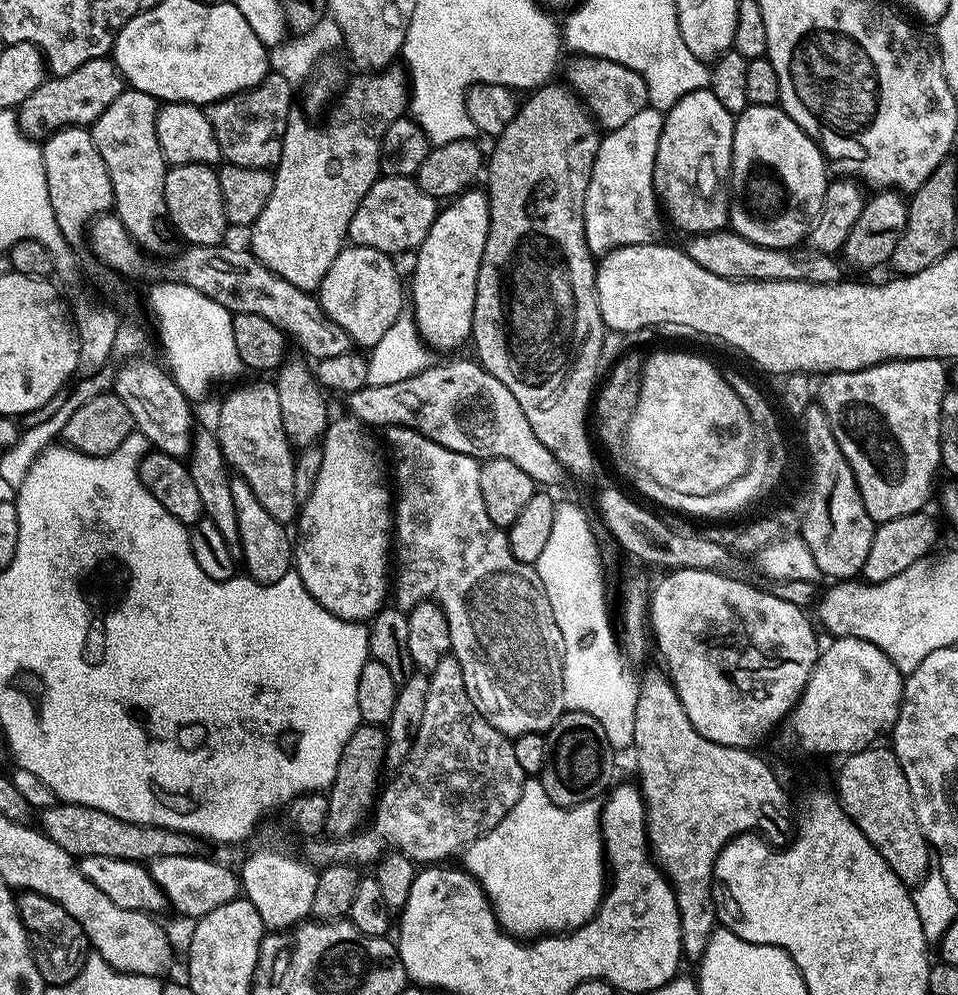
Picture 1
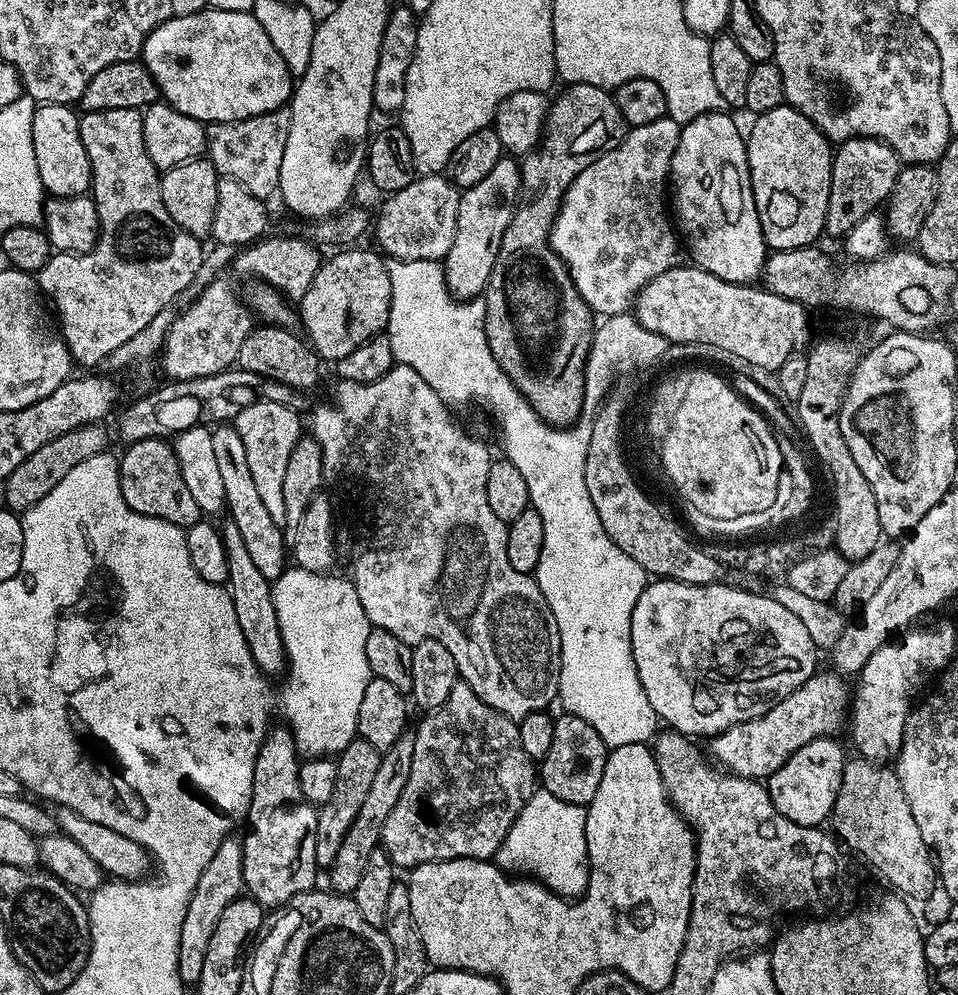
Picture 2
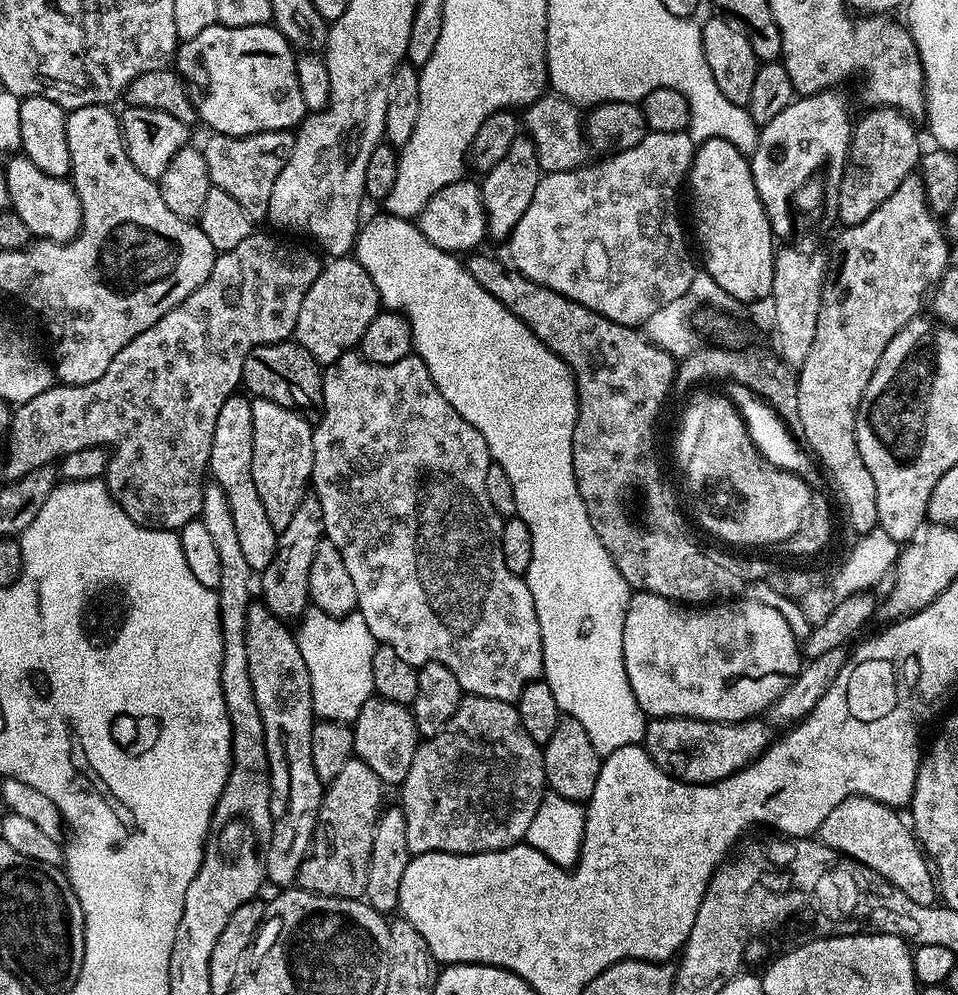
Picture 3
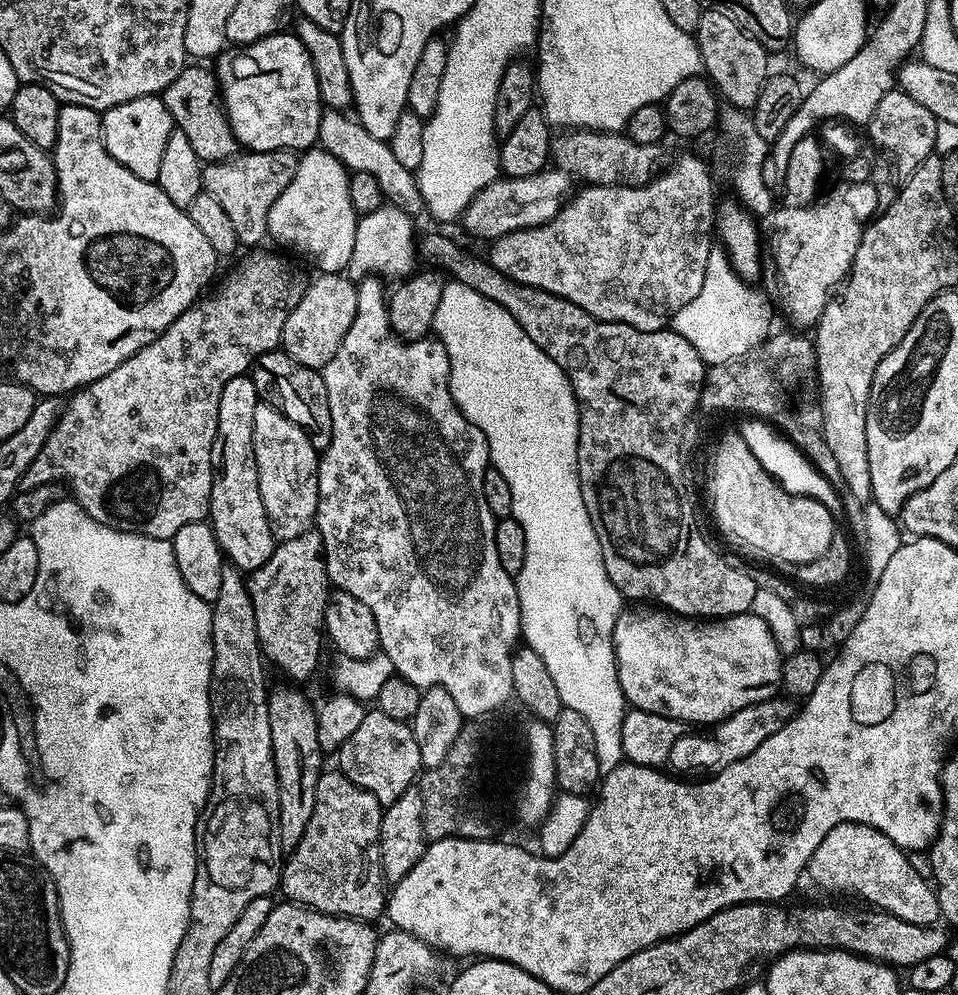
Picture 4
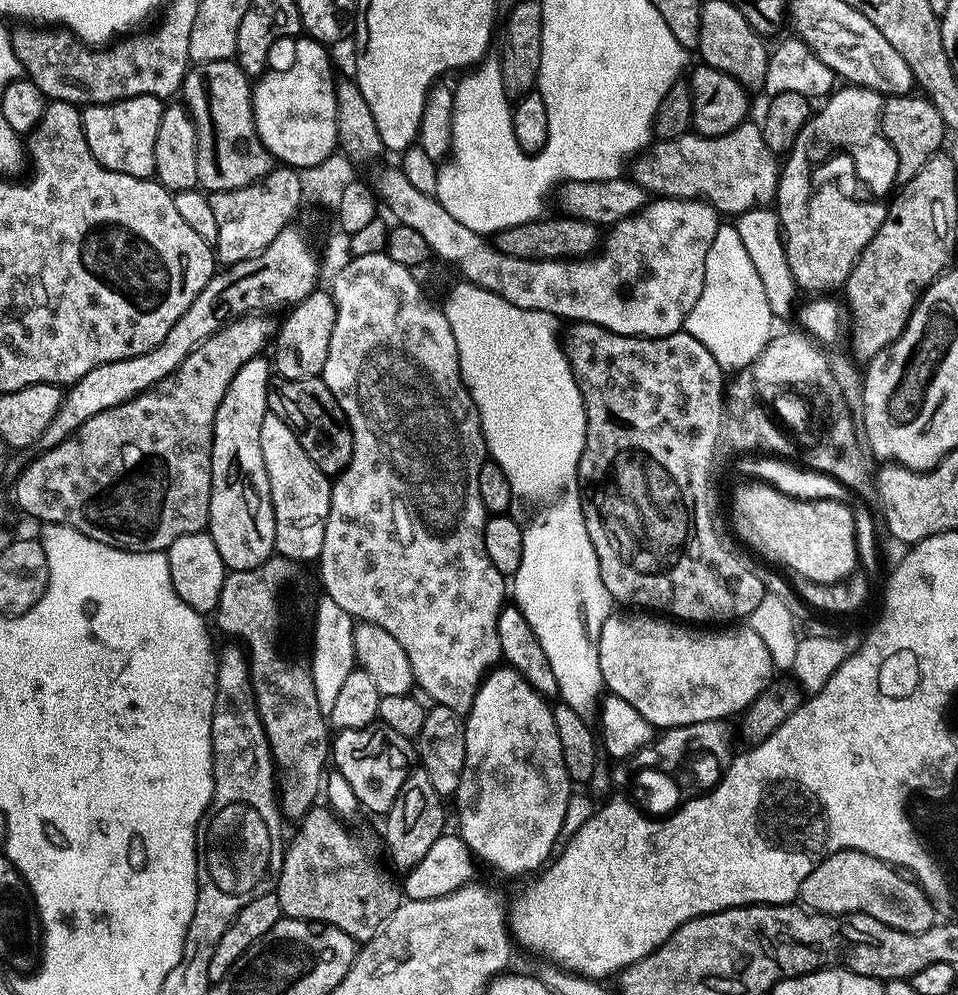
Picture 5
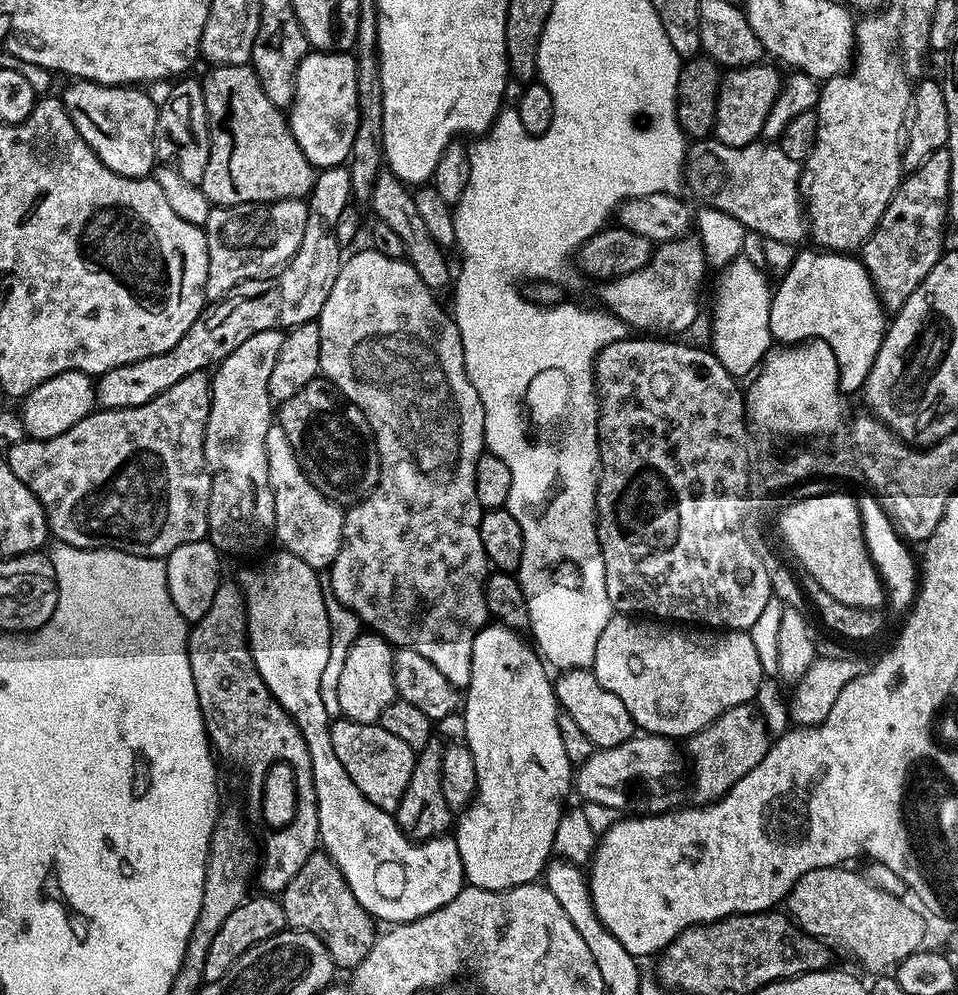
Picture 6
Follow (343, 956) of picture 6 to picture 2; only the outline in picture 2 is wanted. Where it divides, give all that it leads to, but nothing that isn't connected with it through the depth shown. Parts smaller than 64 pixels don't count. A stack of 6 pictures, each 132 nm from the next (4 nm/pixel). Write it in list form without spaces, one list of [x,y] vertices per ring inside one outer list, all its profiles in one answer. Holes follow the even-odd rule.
[[[359,738],[352,740],[338,754],[336,765],[338,766],[338,778],[334,786],[334,794],[330,794],[330,802],[319,805],[316,817],[316,841],[314,842],[314,858],[321,869],[327,870],[334,862],[334,856],[338,854],[338,846],[342,846],[342,838],[346,838],[346,830],[354,822],[358,815],[358,809],[362,802],[366,802],[366,794],[374,779],[374,774],[380,765],[381,749],[370,746],[370,742]]]

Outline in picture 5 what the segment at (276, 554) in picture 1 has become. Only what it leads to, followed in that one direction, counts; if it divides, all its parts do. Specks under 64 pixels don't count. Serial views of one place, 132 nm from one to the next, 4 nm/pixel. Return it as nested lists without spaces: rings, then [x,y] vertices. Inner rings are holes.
[[[263,355],[250,358],[234,374],[218,414],[214,418],[212,435],[212,489],[210,490],[210,510],[208,511],[207,533],[214,538],[218,554],[222,554],[225,569],[241,572],[262,566],[276,552],[276,527],[274,526],[274,506],[270,498],[270,478],[266,478],[266,462],[262,462],[262,445],[258,442],[258,430],[262,418],[270,410],[270,364]]]

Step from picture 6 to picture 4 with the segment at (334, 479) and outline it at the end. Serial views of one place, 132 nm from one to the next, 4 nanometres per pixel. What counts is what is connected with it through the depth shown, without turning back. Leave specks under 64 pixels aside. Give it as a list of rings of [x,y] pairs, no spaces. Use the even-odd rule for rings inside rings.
[[[273,350],[259,356],[252,364],[250,375],[261,401],[274,406],[283,416],[290,418],[290,422],[304,429],[317,453],[323,454],[330,446],[332,437],[330,398],[323,375],[315,368],[302,366],[302,362],[294,362],[294,358],[282,350]]]

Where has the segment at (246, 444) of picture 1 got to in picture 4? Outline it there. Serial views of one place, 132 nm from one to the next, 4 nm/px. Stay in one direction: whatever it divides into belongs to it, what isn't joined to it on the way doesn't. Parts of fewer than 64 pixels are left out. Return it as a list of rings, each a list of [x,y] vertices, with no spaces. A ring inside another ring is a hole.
[[[261,402],[254,410],[254,458],[273,541],[298,538],[309,531],[318,506],[318,453],[308,433],[274,406]]]

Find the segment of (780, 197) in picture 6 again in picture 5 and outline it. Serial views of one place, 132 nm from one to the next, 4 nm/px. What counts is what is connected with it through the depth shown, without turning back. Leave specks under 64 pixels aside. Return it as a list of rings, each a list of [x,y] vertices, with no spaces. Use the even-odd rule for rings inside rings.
[[[742,123],[730,134],[721,136],[685,134],[673,140],[653,143],[631,165],[631,179],[653,197],[669,200],[703,198],[720,214],[739,214],[771,205],[776,198],[781,165],[777,153],[766,146],[763,127],[752,123]]]

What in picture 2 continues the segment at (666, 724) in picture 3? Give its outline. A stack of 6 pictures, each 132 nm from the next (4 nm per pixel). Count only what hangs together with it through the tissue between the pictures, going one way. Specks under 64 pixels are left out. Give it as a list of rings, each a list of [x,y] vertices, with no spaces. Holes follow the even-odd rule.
[[[835,670],[817,671],[811,676],[794,694],[782,696],[777,704],[773,704],[770,710],[766,710],[764,716],[759,716],[757,720],[747,720],[738,722],[730,726],[724,732],[719,732],[717,736],[711,737],[712,752],[710,756],[719,767],[725,772],[730,772],[734,776],[750,778],[751,780],[767,781],[778,769],[802,746],[821,738],[832,738],[837,735],[836,731],[840,727],[845,727],[846,717],[850,712],[850,684],[847,679]]]

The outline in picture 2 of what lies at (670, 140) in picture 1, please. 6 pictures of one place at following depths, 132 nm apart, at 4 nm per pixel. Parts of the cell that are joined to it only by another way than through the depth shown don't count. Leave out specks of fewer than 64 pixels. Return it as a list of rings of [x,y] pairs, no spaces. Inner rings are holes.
[[[727,111],[707,112],[683,125],[670,162],[670,208],[683,247],[692,255],[691,263],[731,284],[751,285],[760,275],[766,255],[762,226],[754,206],[752,183],[748,173],[748,145],[745,133],[727,116]]]

